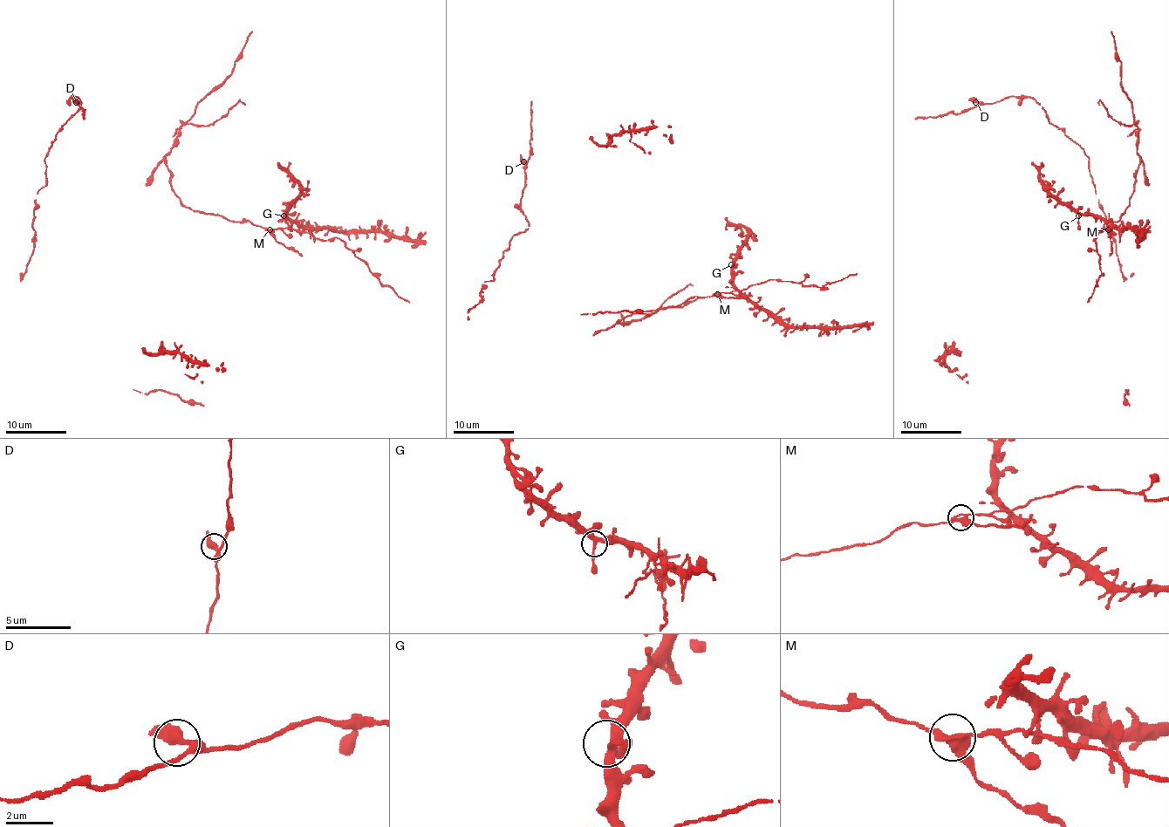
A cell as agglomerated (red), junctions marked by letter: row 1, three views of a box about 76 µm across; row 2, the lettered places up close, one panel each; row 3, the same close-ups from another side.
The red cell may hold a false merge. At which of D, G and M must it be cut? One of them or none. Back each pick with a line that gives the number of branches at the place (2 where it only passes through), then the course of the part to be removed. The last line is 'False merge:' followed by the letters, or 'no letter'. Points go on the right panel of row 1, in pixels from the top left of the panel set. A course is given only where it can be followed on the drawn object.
M: 3 branches meet; foreign part runs (1107, 229), (1127, 208), (1139, 158), (1138, 129), (1123, 90), (1121, 61), (1110, 30)
False merge: M

